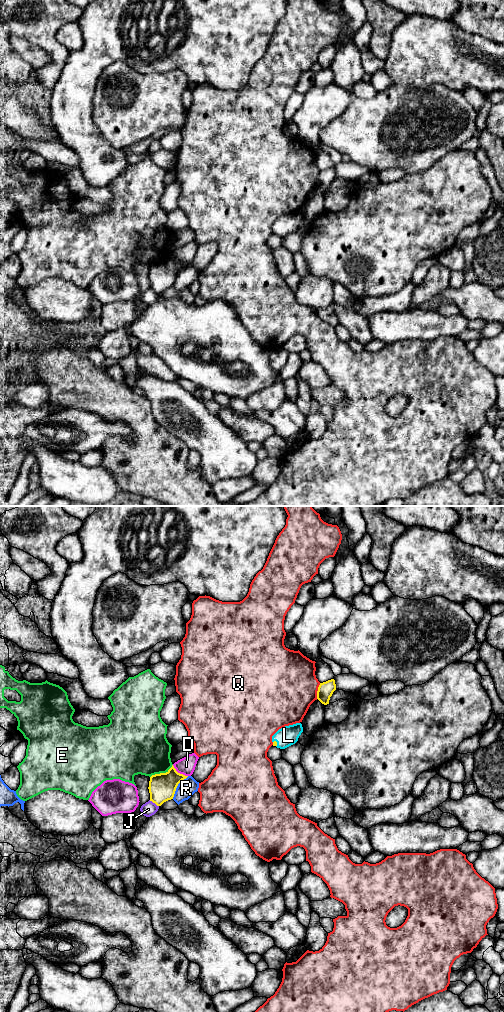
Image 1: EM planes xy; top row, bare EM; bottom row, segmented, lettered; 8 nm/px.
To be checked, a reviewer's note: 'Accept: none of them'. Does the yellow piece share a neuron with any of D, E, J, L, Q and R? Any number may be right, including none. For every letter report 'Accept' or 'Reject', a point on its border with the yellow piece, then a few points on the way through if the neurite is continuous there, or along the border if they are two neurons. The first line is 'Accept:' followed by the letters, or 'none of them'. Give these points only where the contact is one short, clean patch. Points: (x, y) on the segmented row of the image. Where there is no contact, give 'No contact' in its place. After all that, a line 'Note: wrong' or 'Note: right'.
Accept: L
D: Reject. Touches yellow at xy (179, 773)
E: Reject. Touches yellow at xy (161, 773)
J: Reject. Touches yellow at xy (154, 802)
L: Accept. Touches yellow at xy (276, 743). Path across: xy (274, 743), (276, 743), (288, 735)
Q: Reject. Touches yellow at xy (317, 691)
R: Reject. Touches yellow at xy (177, 785)
Note: wrong

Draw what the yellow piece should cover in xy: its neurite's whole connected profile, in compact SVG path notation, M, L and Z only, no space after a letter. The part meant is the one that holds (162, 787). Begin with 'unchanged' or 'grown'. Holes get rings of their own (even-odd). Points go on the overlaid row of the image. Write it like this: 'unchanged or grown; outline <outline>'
unchanged; outline M173 765L166 773L152 775L148 787L150 801L161 806L164 802L173 799L178 784L187 777L178 773Z

